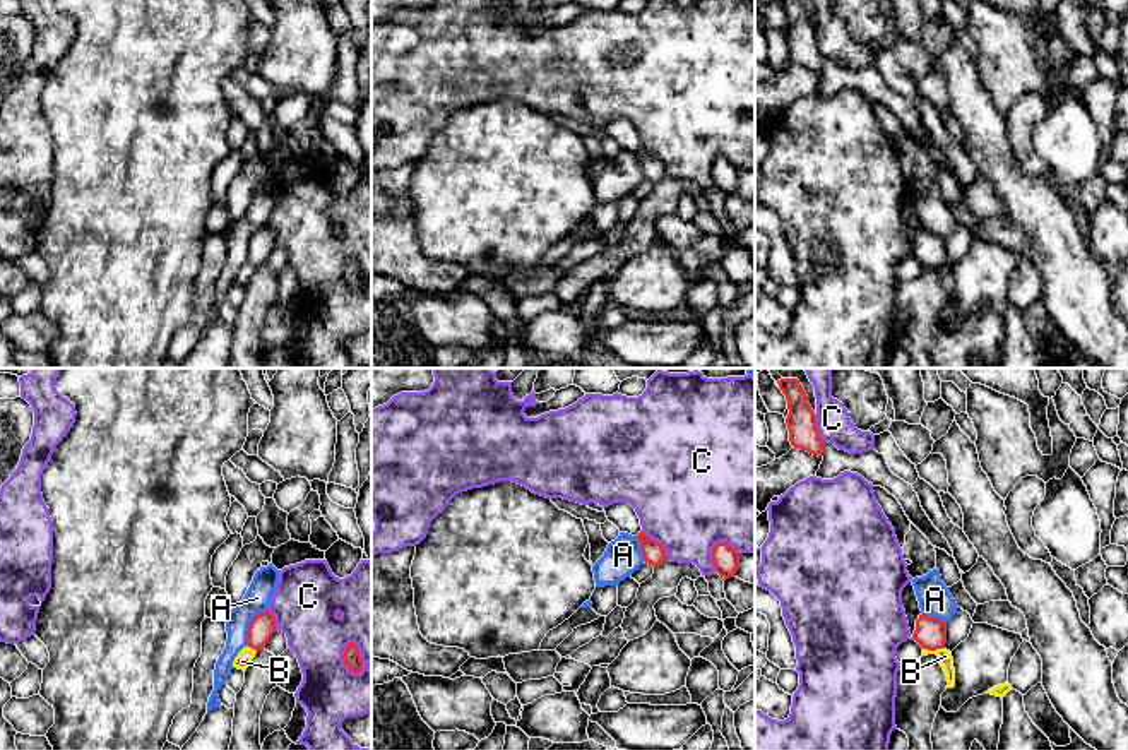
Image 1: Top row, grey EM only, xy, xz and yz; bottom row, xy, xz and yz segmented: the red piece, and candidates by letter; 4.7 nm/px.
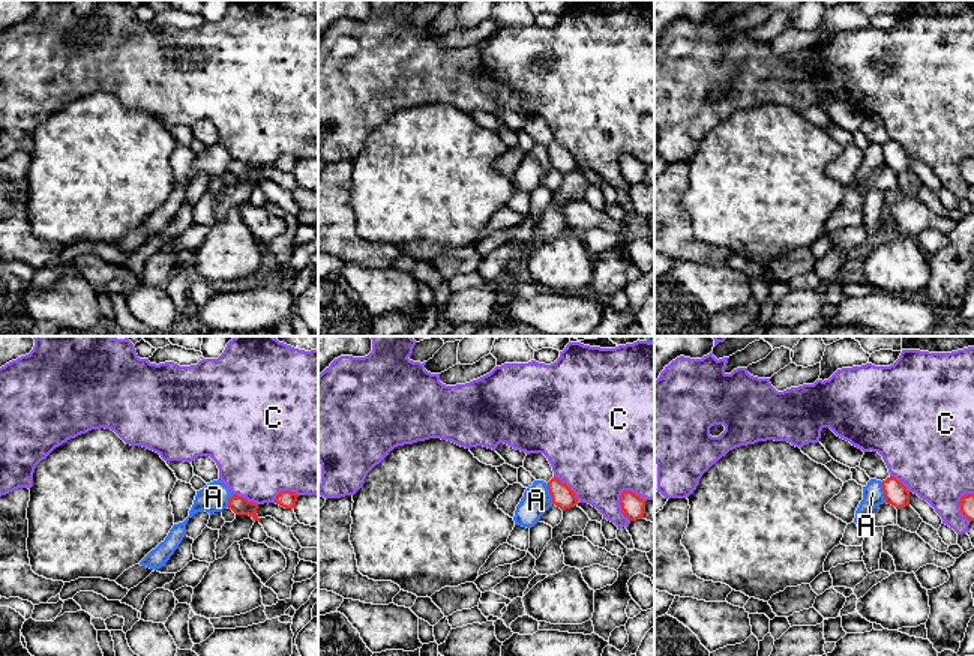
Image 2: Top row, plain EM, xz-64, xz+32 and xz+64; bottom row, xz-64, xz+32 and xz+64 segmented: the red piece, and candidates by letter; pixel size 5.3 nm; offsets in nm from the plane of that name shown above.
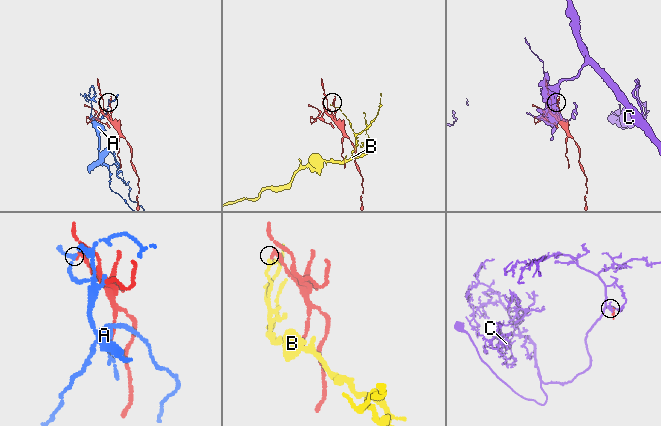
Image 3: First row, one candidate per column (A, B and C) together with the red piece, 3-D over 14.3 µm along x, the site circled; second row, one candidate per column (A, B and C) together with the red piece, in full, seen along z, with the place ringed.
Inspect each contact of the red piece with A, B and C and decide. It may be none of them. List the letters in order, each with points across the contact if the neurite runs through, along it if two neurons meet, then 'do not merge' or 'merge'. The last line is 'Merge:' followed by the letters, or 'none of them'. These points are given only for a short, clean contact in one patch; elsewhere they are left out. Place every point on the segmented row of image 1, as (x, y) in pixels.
A: do not merge
B: border yz (923, 648), (942, 649); do not merge
C: do not merge
Merge: none of them

